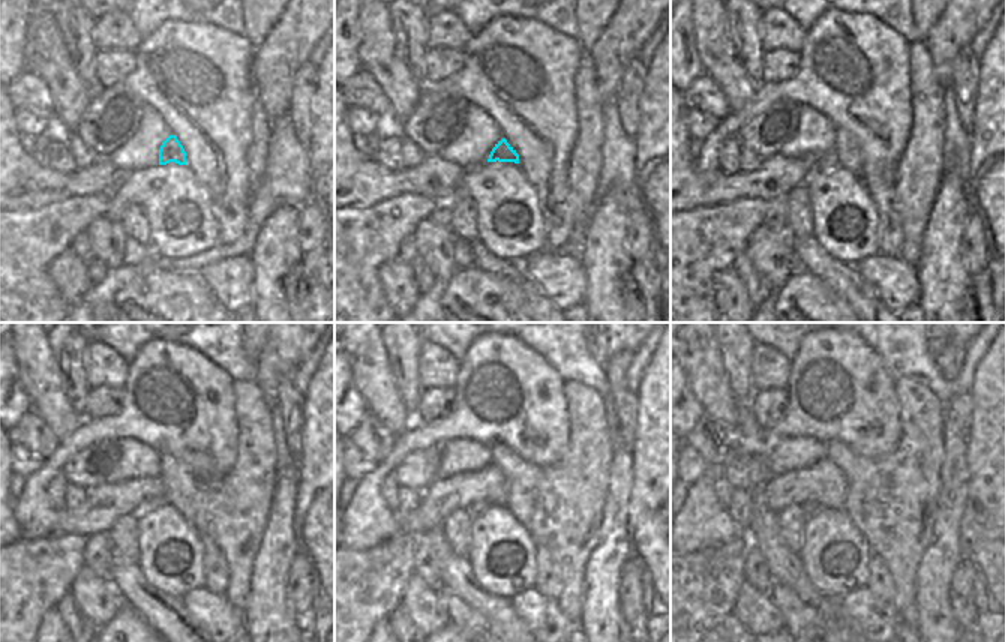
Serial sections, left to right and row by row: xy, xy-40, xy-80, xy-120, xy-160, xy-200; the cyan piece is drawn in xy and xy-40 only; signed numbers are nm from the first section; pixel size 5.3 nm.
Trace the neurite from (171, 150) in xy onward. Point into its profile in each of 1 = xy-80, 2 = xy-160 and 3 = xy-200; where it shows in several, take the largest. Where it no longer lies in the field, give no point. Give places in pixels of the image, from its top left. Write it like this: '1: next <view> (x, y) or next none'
1: next xy-80 (824, 164)
2: next xy-160 (474, 510)
3: next xy-200 (810, 510)

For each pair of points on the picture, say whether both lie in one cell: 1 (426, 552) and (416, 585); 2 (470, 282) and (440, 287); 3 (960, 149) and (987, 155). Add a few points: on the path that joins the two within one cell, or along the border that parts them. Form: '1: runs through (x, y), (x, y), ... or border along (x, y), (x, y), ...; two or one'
1: border along (414, 572), (437, 588); two
2: border along (447, 282), (440, 306); two
3: border along (969, 132), (971, 159), (965, 179); two

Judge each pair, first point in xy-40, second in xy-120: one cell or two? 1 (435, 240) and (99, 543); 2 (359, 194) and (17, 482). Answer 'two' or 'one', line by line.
1: two
2: two

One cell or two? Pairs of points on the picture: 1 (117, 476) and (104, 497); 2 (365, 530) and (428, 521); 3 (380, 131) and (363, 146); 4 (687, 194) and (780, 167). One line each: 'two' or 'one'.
1: two
2: two
3: two
4: one

